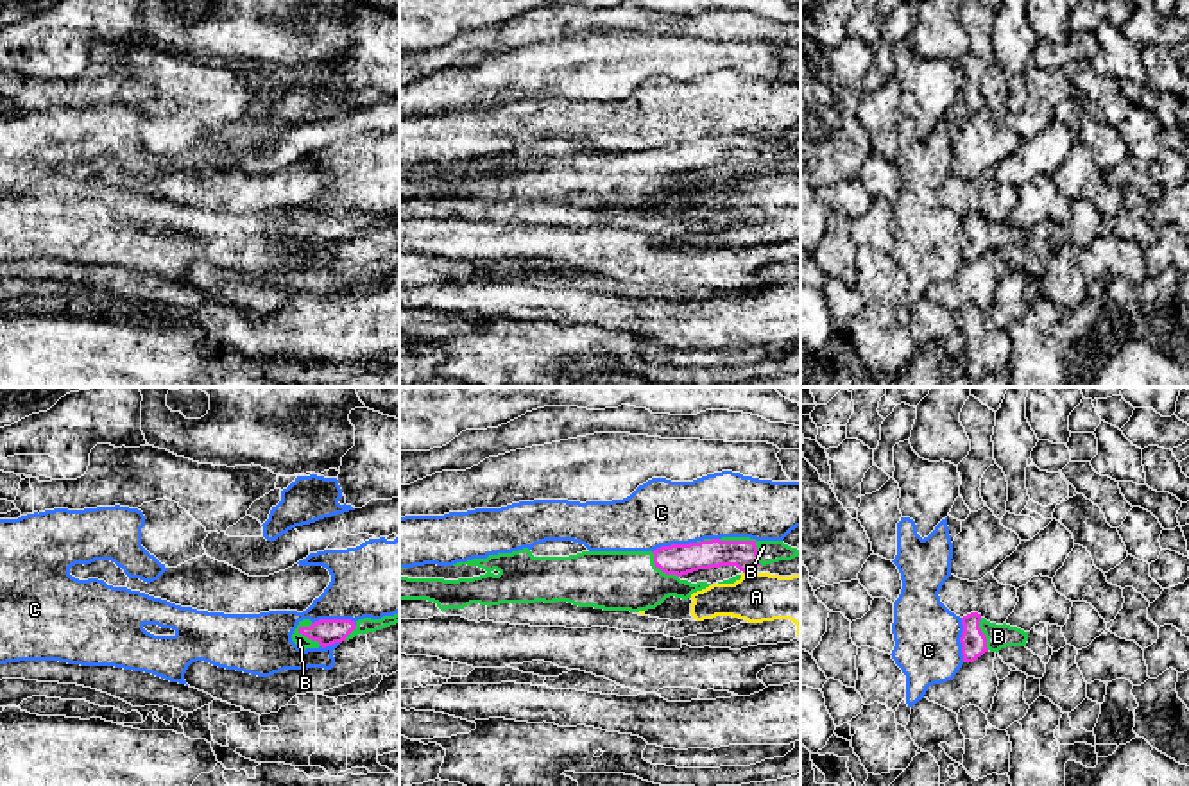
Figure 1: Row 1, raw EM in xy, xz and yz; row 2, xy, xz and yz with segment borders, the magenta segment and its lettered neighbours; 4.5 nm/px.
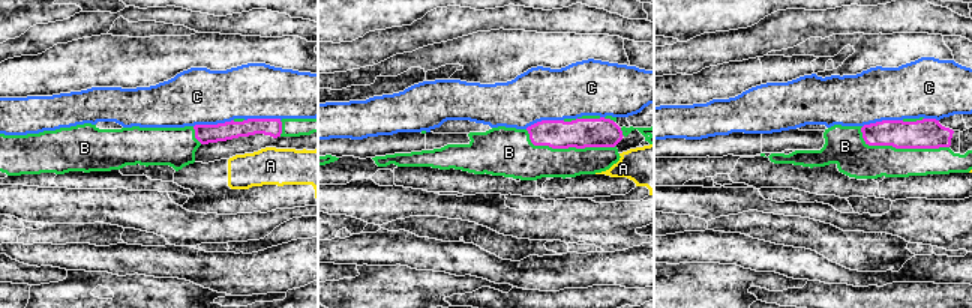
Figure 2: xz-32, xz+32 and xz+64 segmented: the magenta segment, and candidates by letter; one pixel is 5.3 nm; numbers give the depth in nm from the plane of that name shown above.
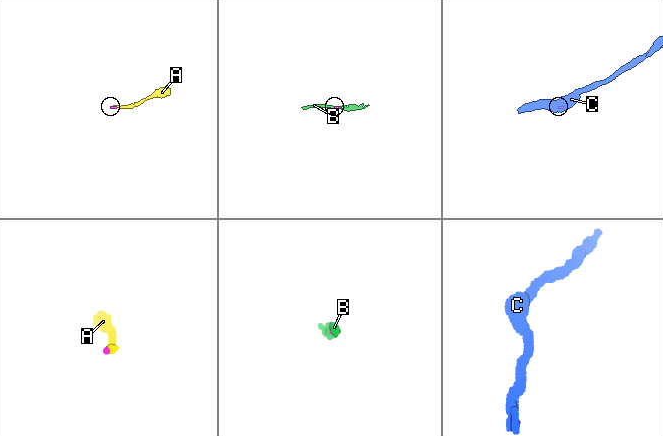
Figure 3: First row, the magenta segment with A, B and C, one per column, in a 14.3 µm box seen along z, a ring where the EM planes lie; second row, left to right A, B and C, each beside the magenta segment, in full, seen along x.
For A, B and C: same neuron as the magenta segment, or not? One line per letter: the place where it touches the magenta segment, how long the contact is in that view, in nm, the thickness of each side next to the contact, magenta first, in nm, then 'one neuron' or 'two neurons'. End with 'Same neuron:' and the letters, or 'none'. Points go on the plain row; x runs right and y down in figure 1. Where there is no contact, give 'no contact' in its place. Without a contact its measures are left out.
A: xz (747, 170) | 30 nm | 130/220 nm | two neurons
B: xz (747, 140) | 240 nm | 130/100 nm | one neuron
C: xy (333, 219) | 200 nm | 120/340 nm | two neurons
Same neuron: B

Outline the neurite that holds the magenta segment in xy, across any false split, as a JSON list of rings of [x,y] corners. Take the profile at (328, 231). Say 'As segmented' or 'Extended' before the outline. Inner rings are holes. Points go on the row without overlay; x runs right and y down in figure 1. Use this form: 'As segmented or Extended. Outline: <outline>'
Extended. Outline: [[[399,211],[383,215],[381,218],[364,217],[356,222],[351,218],[319,218],[315,222],[303,218],[294,229],[292,240],[303,249],[326,247],[335,242],[349,240],[358,233],[376,231],[396,222],[399,222]]]

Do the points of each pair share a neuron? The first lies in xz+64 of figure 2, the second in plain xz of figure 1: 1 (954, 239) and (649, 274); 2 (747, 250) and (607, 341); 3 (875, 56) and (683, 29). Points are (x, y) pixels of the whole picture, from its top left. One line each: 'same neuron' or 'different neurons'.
1: same neuron
2: different neurons
3: different neurons

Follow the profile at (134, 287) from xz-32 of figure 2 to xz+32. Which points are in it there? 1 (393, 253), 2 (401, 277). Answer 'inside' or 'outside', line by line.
1: outside
2: inside

